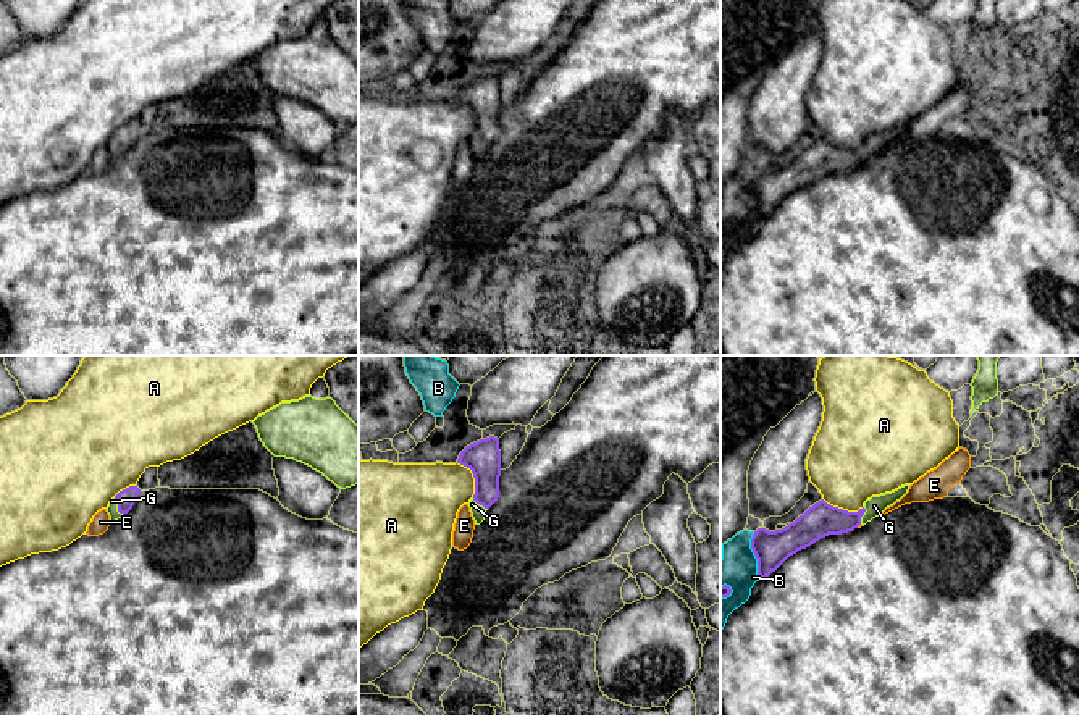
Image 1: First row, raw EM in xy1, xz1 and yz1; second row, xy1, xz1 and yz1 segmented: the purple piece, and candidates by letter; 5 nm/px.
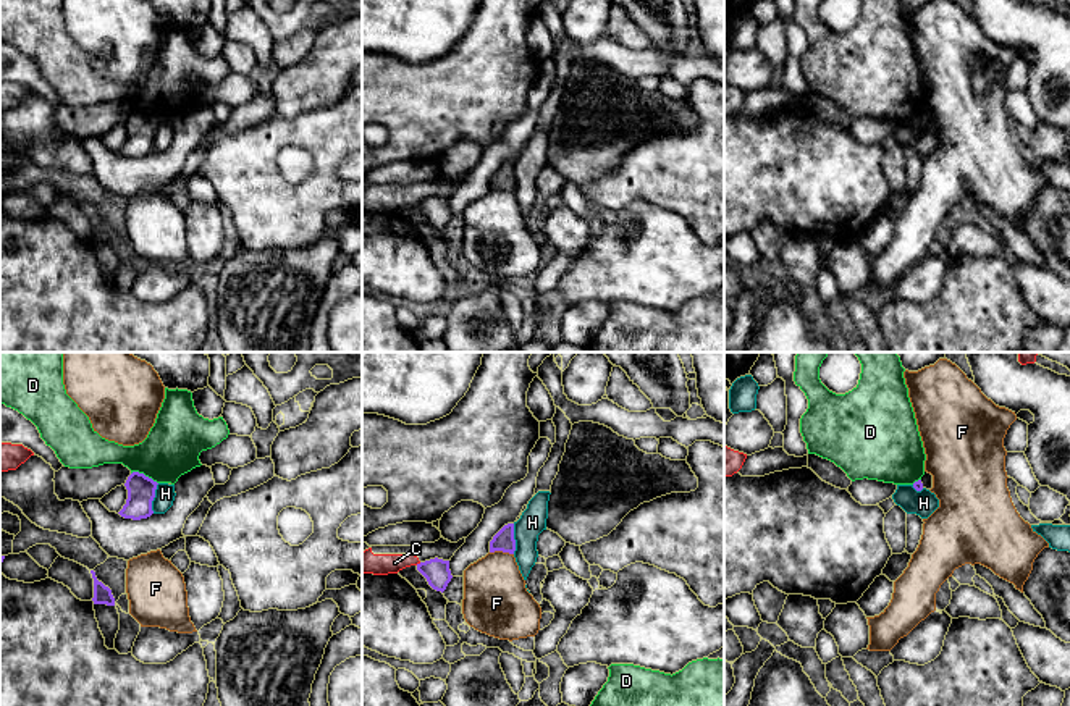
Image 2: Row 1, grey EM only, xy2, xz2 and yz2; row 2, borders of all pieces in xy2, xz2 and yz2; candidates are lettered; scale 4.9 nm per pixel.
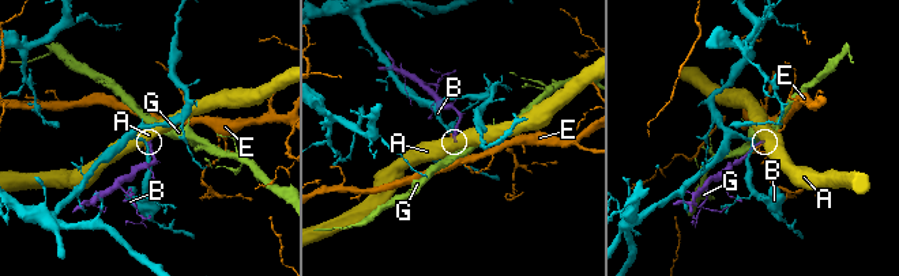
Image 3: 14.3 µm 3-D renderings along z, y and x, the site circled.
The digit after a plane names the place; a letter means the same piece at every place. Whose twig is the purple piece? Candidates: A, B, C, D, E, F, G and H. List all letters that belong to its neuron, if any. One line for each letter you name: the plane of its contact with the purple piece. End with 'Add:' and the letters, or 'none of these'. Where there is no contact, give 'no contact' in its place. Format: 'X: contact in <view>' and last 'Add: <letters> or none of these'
G: contact in xy1
Add: G

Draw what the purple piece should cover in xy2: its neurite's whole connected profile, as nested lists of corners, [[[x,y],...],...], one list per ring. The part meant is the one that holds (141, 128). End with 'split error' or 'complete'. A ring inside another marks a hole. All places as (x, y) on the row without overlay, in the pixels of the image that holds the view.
[[[133,110],[124,124],[128,128],[128,137],[123,147],[118,150],[124,157],[141,158],[154,152],[152,139],[155,136],[157,120],[144,111]]]; complete

